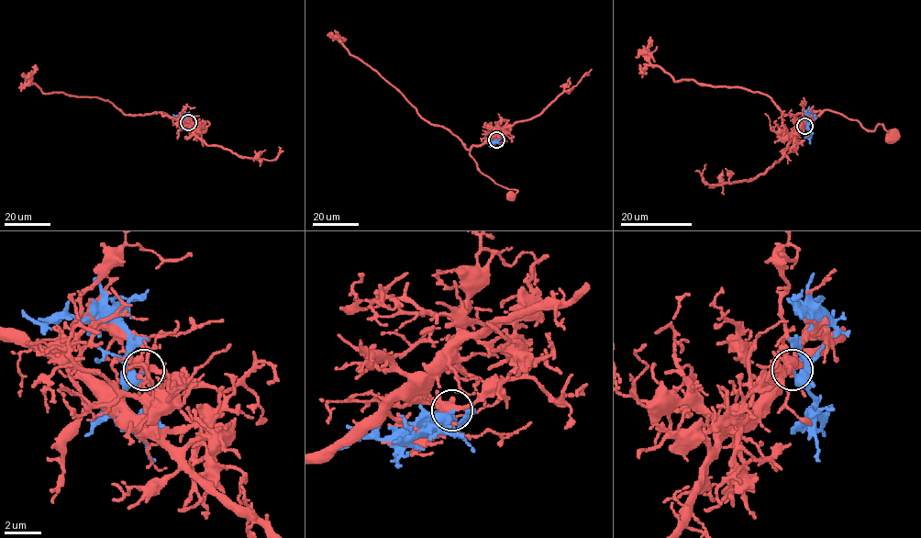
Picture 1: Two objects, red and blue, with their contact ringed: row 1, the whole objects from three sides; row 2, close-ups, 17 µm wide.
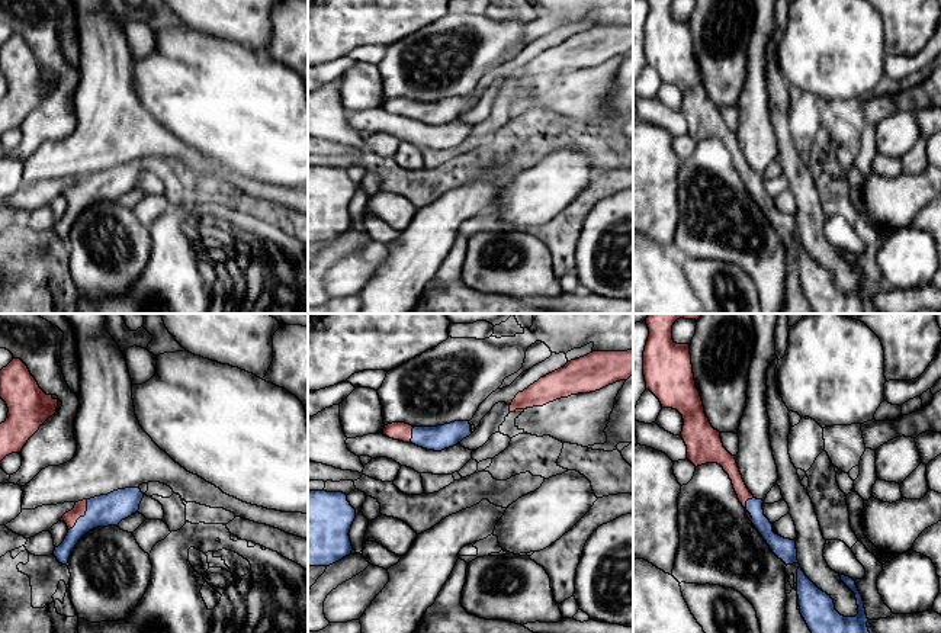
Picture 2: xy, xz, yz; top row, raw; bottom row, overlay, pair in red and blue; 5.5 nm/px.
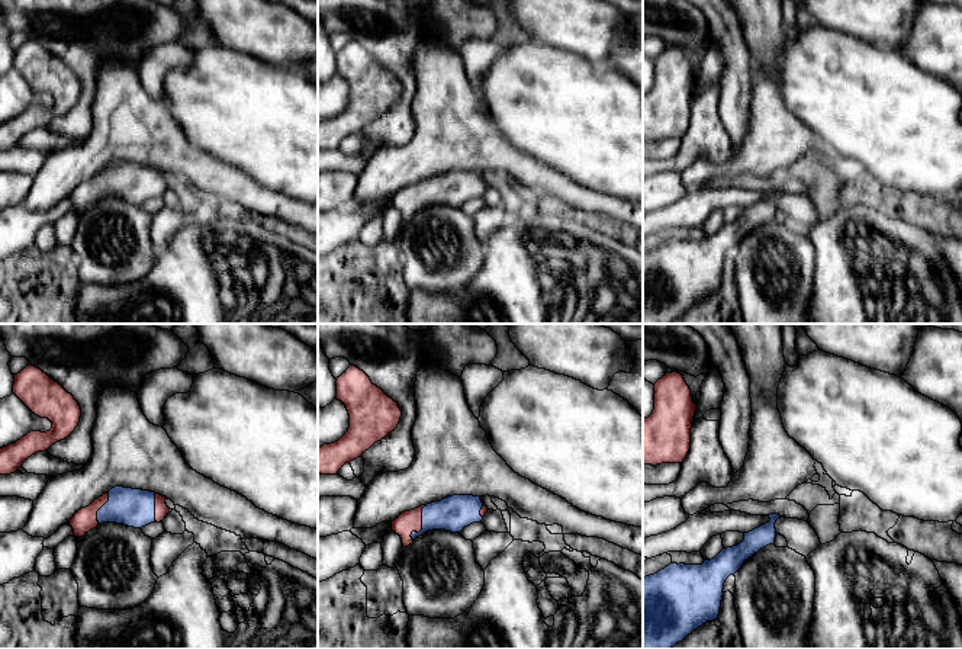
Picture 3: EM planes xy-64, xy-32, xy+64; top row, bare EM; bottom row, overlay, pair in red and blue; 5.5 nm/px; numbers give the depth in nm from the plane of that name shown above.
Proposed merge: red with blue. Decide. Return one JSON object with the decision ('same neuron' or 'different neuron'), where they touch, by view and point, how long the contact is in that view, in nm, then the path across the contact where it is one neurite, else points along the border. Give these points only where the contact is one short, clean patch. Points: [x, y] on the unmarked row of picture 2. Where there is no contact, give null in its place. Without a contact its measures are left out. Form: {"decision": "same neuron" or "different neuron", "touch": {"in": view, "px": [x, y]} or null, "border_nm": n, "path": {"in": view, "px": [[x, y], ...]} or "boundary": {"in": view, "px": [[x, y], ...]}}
{"decision": "same neuron", "touch": {"in": "xy", "px": [83, 190]}, "border_nm": 200}

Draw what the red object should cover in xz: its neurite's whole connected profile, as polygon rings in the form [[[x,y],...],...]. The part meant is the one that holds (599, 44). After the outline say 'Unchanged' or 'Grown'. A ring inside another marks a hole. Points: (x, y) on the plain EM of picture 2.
[[[633,25],[592,26],[540,52],[510,80],[510,87],[543,81],[561,73],[600,65],[633,49]]]. Unchanged

